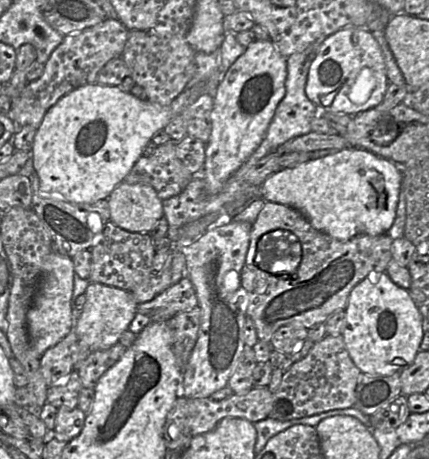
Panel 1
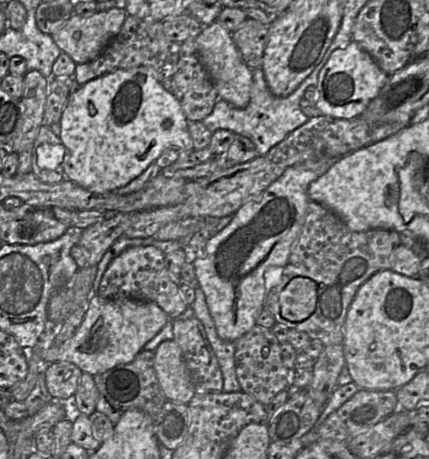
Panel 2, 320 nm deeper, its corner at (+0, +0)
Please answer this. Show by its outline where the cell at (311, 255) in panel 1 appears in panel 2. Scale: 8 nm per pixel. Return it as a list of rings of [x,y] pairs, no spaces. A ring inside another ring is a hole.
[[[309,200],[301,232],[291,249],[279,282],[266,296],[264,309],[274,317],[276,323],[305,332],[310,339],[320,340],[324,347],[342,344],[345,317],[357,290],[376,272],[391,269],[391,255],[395,248],[391,234],[392,231],[384,229],[351,231],[332,211]],[[298,276],[316,283],[316,308],[304,321],[290,322],[281,315],[279,296],[288,282]]]

